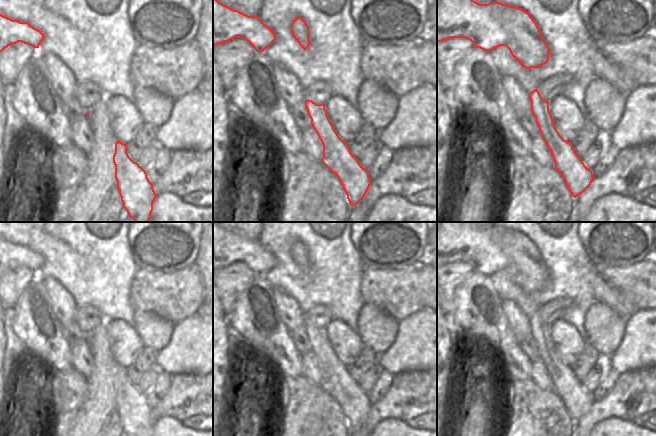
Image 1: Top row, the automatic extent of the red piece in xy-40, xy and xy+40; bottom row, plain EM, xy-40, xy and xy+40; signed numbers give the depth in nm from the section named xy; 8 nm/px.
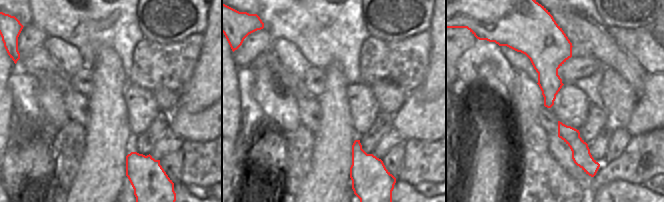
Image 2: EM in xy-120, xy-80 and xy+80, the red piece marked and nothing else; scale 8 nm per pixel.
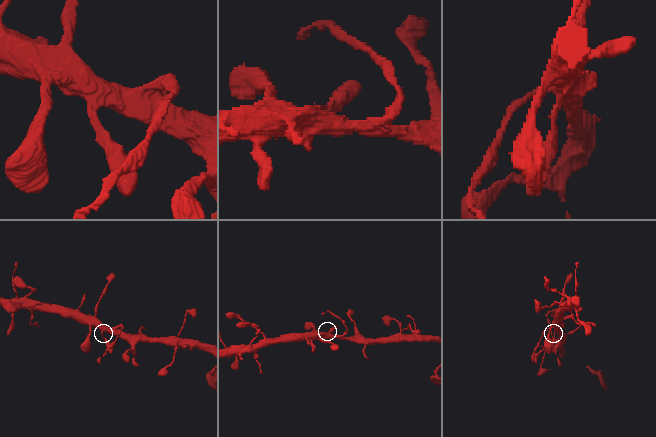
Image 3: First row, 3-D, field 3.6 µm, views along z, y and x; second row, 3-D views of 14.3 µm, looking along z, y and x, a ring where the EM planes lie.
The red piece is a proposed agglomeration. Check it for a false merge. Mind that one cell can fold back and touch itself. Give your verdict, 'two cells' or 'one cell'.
one cell

